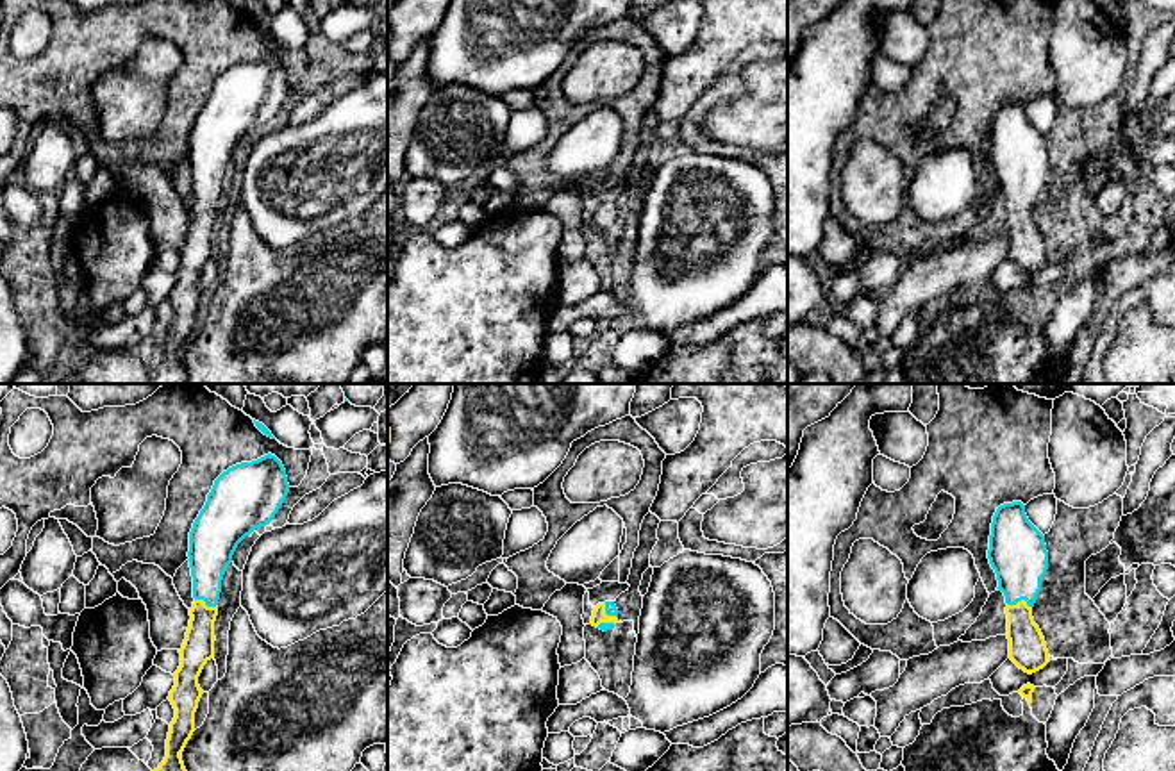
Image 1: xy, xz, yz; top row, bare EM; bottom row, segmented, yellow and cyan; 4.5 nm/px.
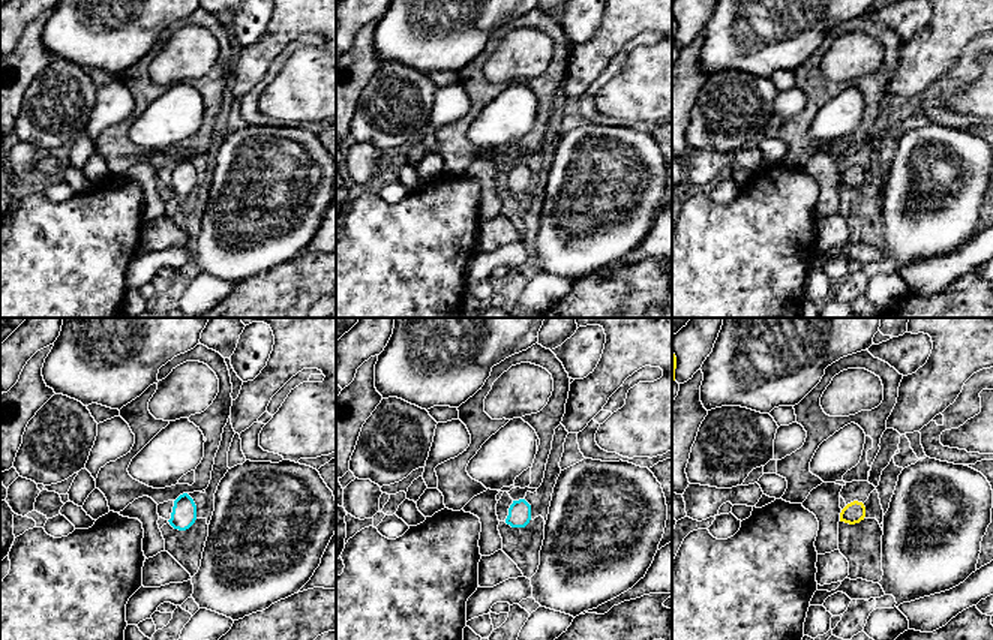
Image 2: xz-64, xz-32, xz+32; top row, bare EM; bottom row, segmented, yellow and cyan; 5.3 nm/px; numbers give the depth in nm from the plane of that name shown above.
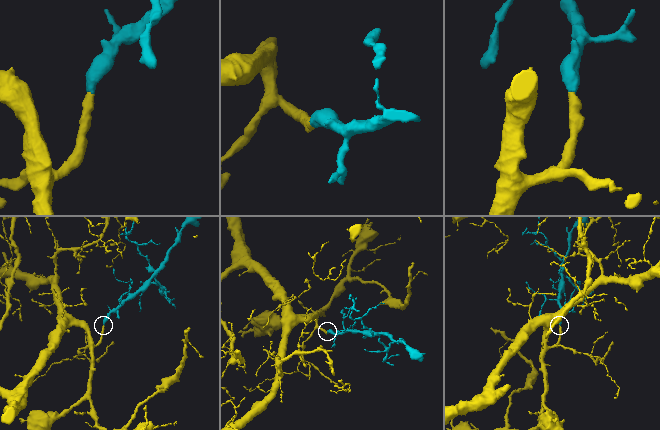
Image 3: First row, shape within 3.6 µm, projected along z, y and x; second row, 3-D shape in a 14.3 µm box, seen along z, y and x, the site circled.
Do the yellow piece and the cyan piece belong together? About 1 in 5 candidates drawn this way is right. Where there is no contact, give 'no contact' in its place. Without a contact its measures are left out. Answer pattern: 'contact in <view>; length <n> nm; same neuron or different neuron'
contact in yz; length 110 nm; same neuron

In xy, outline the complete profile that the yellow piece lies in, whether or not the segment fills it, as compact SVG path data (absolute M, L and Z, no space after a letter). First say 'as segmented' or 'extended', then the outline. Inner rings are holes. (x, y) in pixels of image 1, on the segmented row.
extended | M268 453L223 471L193 523L188 560L195 601L179 650L175 685L168 696L175 717L170 723L166 757L154 771L186 771L180 753L195 732L195 712L204 694L198 676L214 657L214 621L223 575L238 544L275 518L288 493L286 469L275 455Z

